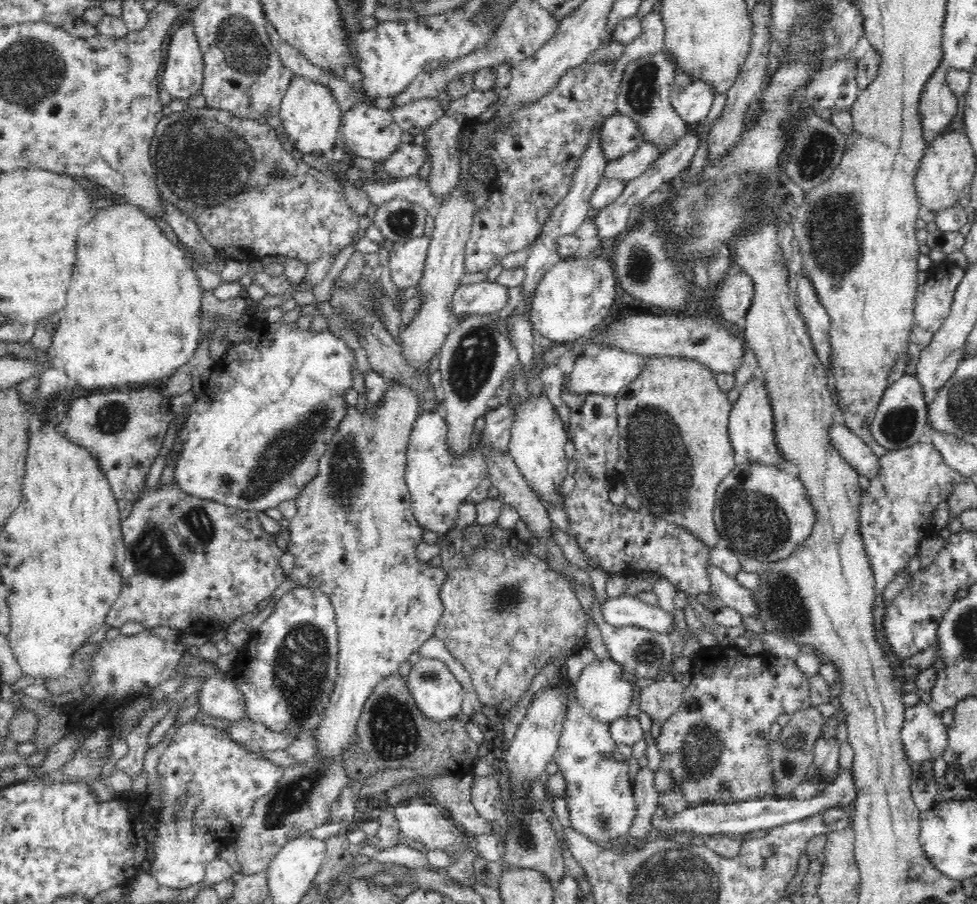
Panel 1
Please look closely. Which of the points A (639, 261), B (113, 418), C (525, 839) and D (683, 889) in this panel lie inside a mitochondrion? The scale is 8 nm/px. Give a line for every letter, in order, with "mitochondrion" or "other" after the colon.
A: mitochondrion
B: mitochondrion
C: mitochondrion
D: mitochondrion

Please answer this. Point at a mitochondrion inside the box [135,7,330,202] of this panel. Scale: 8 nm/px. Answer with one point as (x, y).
(244, 53)

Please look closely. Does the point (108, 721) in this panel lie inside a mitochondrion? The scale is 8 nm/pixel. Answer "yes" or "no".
no

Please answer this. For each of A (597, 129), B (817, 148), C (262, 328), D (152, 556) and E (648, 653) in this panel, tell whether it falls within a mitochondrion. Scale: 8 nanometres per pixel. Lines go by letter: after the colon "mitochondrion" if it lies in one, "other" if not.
A: other
B: mitochondrion
C: other
D: mitochondrion
E: mitochondrion

